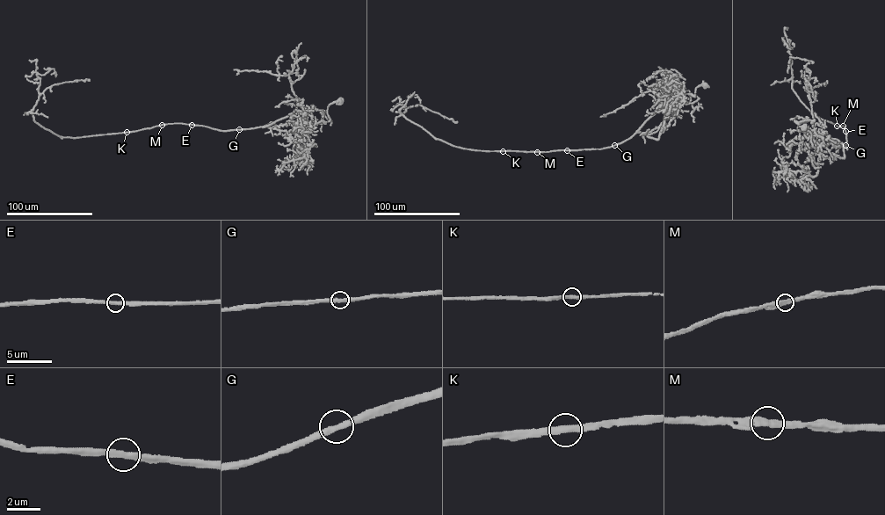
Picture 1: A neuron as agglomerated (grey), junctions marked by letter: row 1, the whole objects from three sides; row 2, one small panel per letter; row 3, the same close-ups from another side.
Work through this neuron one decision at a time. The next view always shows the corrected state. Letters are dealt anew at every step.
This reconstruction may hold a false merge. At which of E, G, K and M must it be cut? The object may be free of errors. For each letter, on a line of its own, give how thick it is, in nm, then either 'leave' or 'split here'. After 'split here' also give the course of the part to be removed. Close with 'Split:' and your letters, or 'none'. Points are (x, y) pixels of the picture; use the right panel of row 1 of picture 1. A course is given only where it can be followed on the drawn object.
E: 320 nm thick; leave
G: 320 nm thick; leave
K: 320 nm thick; leave
M: 320 nm thick; leave
Split: none

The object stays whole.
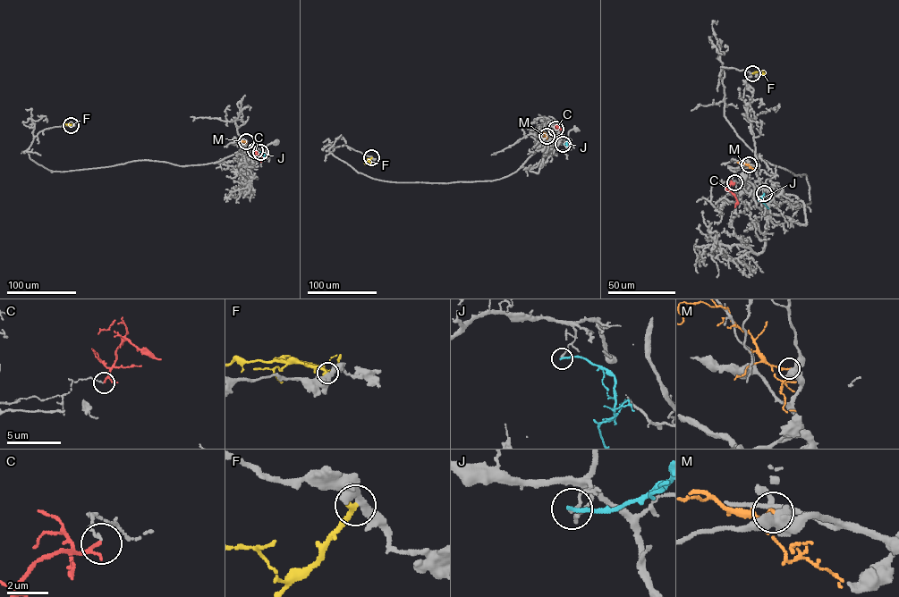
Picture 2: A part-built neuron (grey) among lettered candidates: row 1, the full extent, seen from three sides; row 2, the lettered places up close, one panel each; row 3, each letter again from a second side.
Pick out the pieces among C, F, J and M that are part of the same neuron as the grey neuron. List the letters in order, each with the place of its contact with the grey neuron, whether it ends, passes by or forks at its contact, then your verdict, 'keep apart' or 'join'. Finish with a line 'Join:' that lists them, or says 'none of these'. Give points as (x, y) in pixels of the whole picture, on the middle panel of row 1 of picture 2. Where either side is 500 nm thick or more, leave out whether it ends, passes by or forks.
C: meets grey at (555, 129); it passes by; keep apart
F: meets grey at (371, 157); it ends there; keep apart
J: meets grey at (563, 144); it ends there; keep apart
M: meets grey at (547, 136); it ends there; keep apart
Join: none of these

